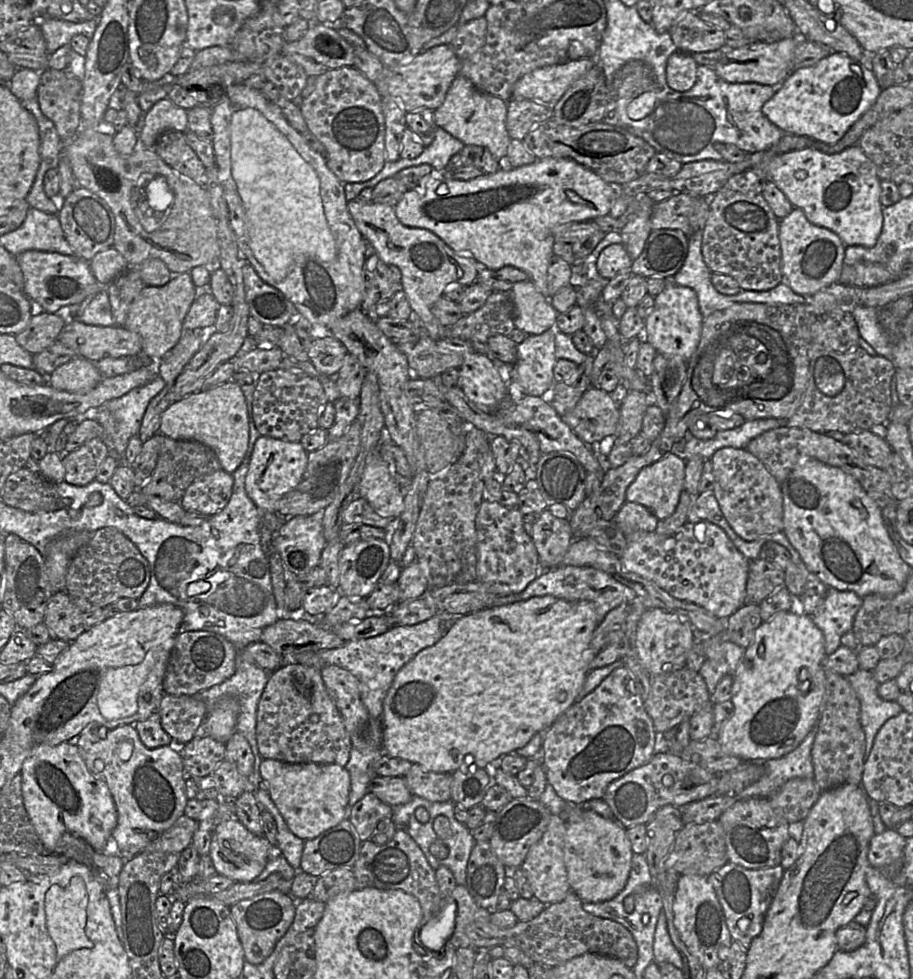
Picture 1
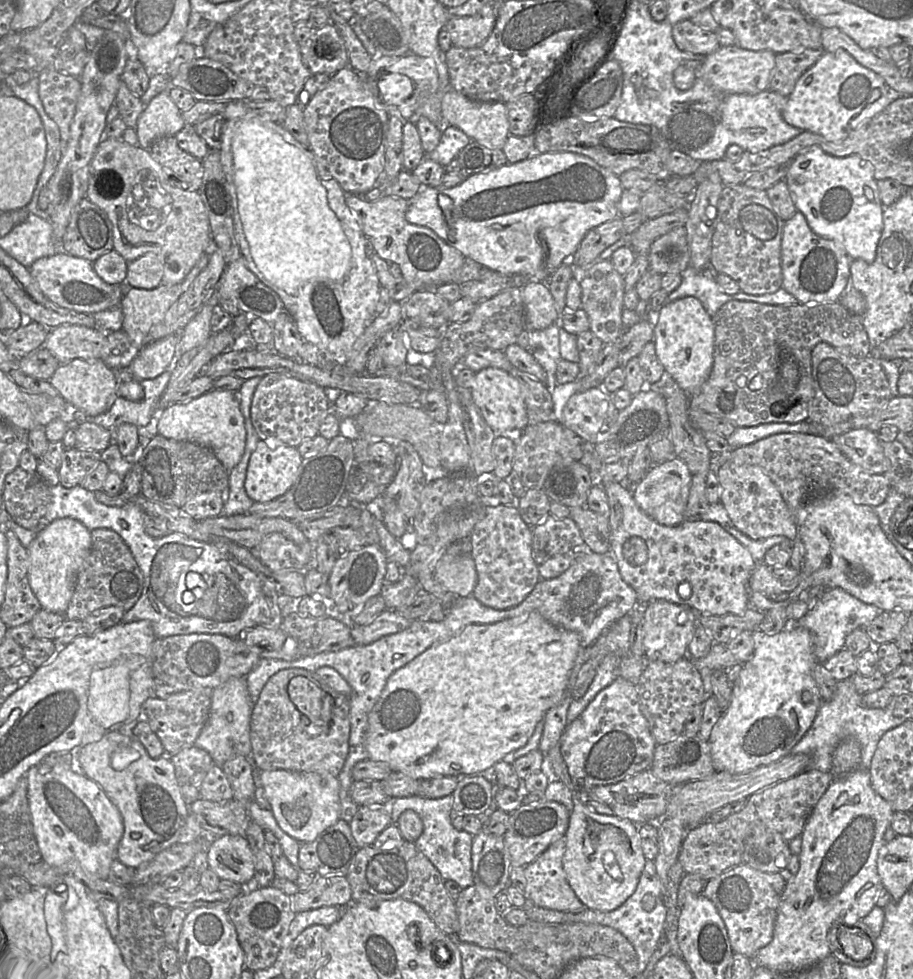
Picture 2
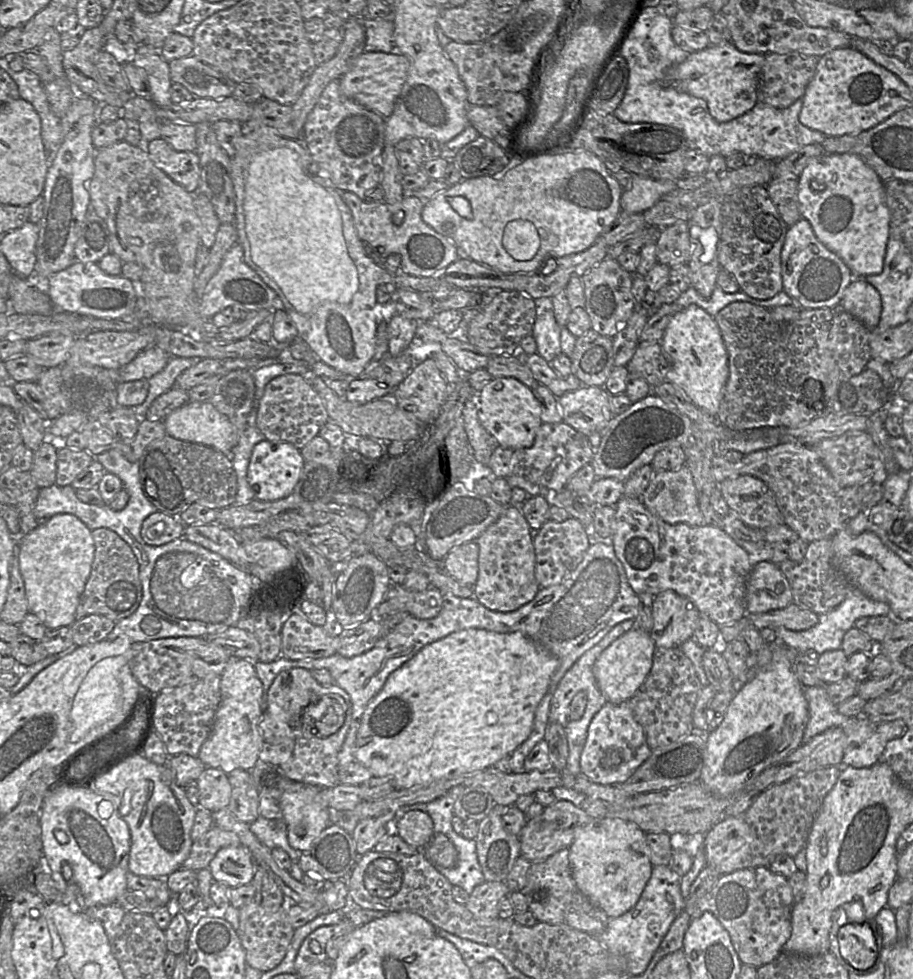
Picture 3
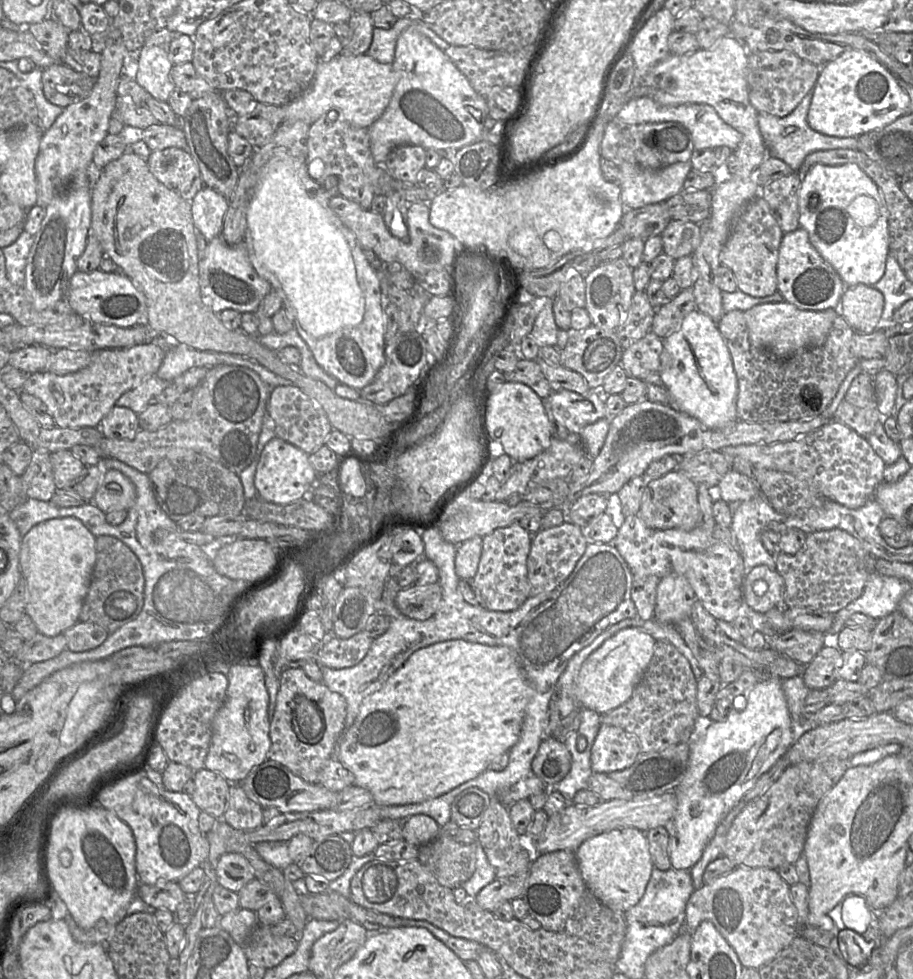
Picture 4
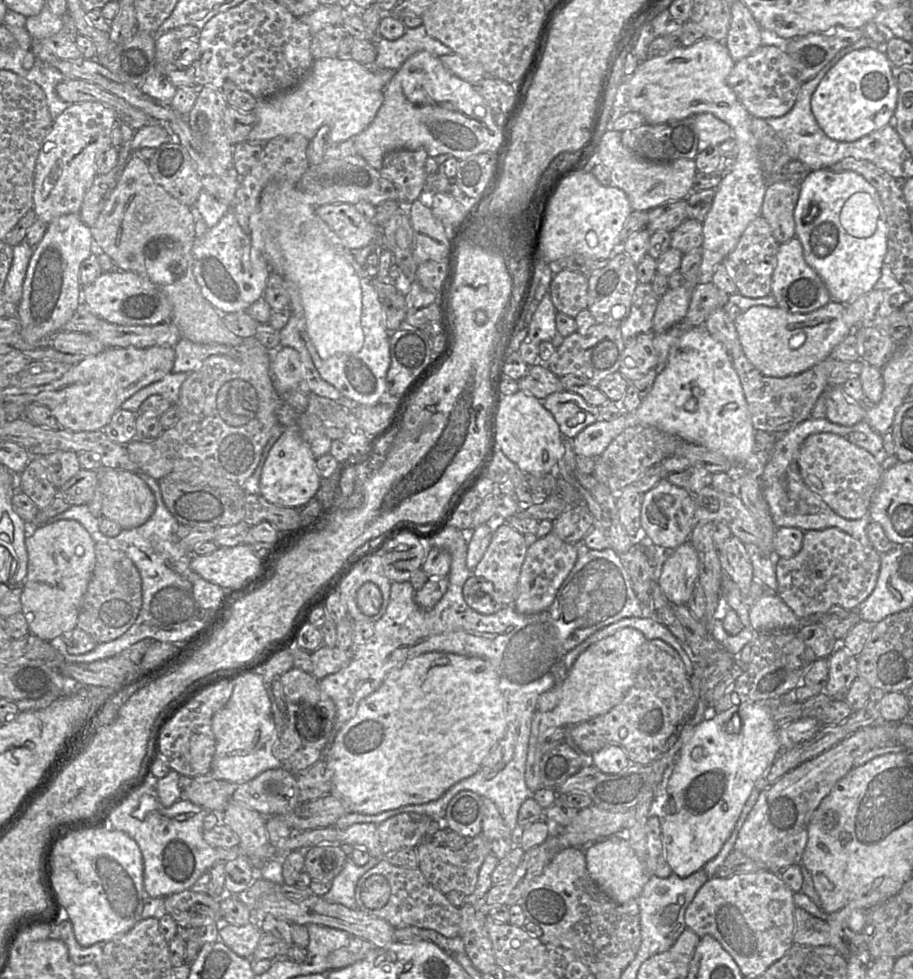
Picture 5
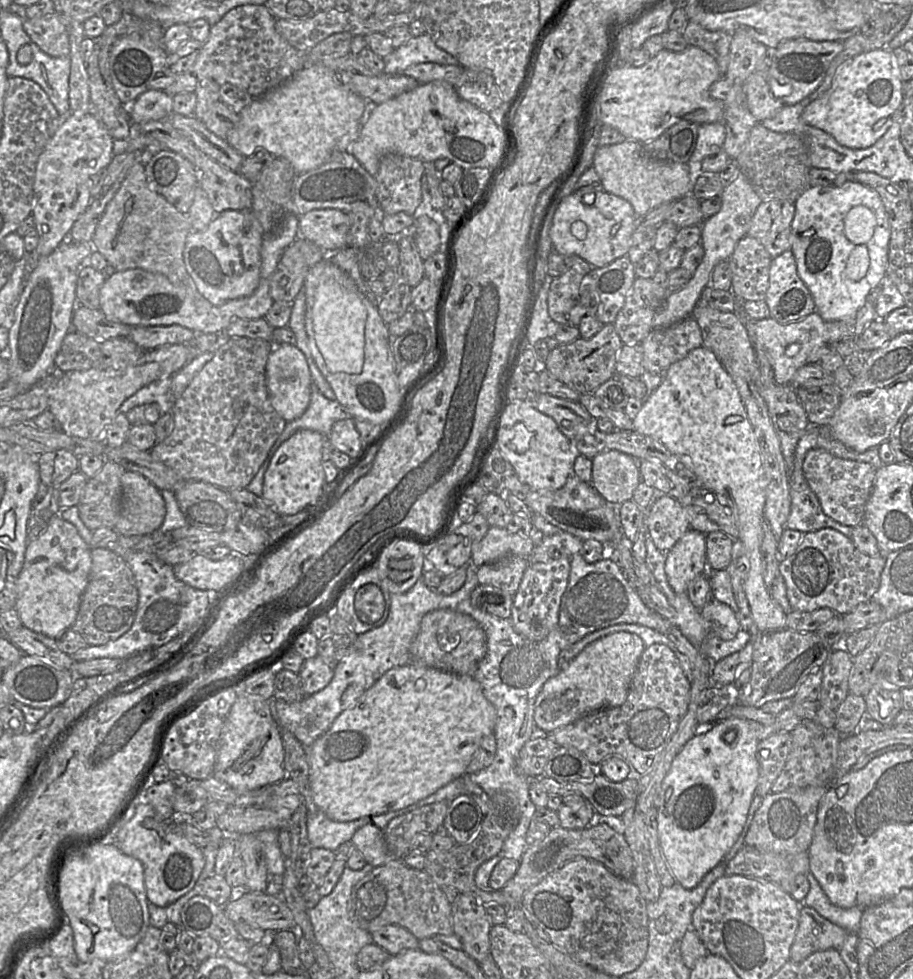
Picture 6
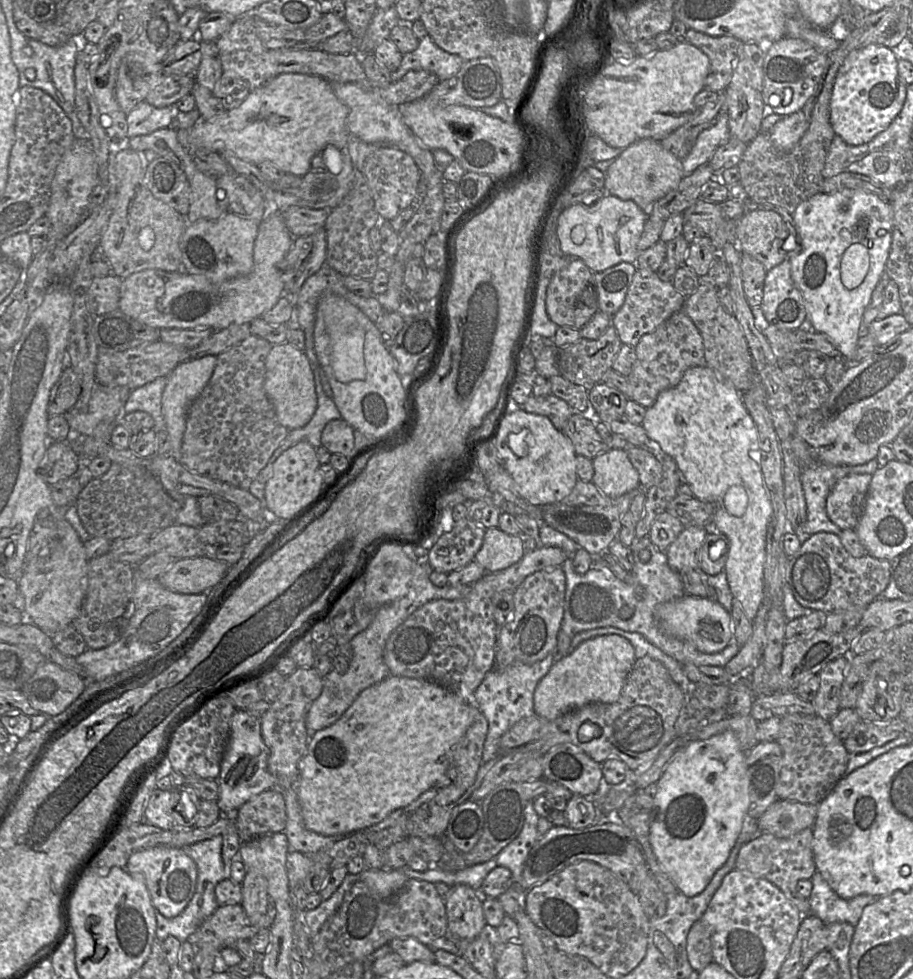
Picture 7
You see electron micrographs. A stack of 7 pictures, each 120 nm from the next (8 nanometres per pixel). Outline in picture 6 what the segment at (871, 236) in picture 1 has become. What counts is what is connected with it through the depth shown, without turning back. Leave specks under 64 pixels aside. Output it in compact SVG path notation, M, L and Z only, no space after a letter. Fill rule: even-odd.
M847 181L841 186L810 186L796 201L796 211L792 222L791 250L794 254L797 271L808 287L815 311L825 321L852 319L865 304L867 295L886 275L888 264L890 225L888 215L879 194L858 181ZM854 206L870 208L877 220L874 234L866 244L869 254L869 267L859 281L846 276L846 264L852 250L857 246L844 232L844 218Z

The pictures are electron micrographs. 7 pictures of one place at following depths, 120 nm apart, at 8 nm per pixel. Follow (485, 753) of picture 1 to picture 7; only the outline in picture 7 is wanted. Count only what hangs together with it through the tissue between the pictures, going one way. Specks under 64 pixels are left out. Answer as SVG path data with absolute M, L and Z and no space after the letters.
M390 675L381 682L363 690L335 723L310 736L306 754L299 761L297 796L306 828L324 836L345 836L371 827L383 821L393 811L411 804L420 795L435 787L447 768L453 763L453 751L476 719L477 708L475 704L468 704L450 690L425 679Z

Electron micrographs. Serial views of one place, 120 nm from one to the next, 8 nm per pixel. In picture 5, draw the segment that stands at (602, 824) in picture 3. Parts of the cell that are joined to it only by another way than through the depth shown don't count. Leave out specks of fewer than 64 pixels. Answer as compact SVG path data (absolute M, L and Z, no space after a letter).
M614 835L583 848L591 878L612 900L622 904L640 896L650 876L626 839Z

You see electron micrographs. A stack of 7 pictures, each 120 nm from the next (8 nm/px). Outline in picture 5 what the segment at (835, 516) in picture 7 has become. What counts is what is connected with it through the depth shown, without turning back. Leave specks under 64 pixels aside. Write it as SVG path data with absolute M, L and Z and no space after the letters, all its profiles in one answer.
M834 433L810 435L801 445L798 467L806 486L843 518L860 519L869 512L883 470L874 456Z

